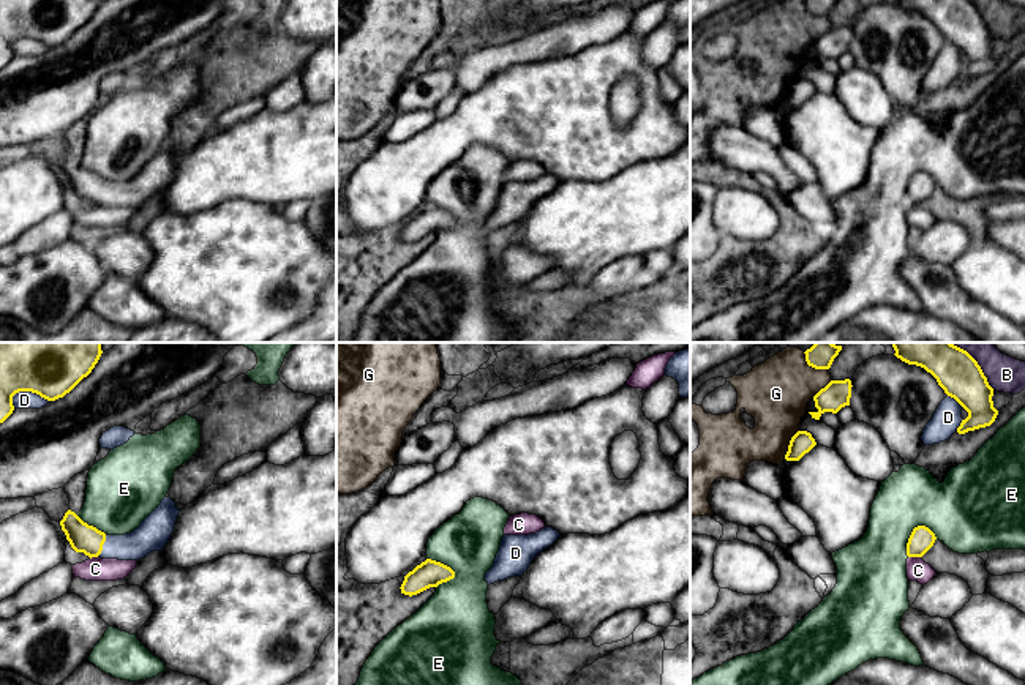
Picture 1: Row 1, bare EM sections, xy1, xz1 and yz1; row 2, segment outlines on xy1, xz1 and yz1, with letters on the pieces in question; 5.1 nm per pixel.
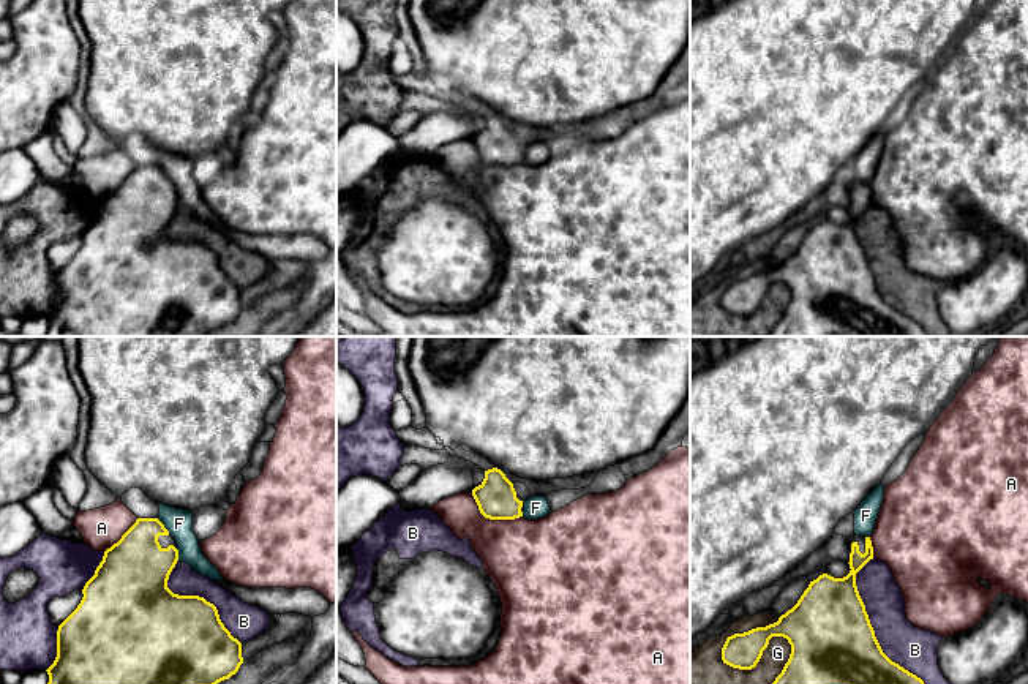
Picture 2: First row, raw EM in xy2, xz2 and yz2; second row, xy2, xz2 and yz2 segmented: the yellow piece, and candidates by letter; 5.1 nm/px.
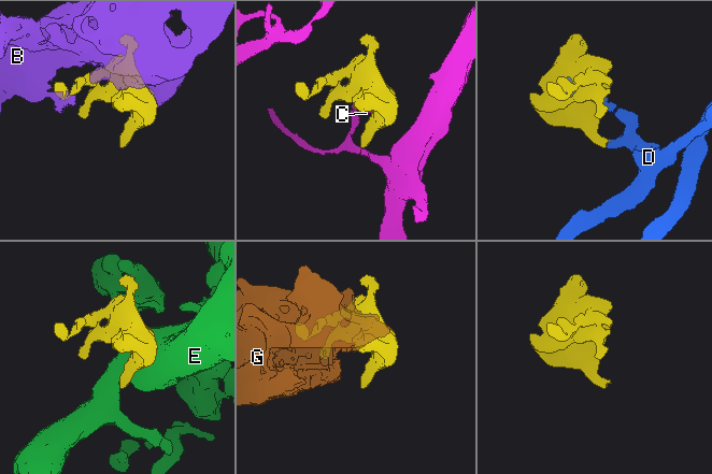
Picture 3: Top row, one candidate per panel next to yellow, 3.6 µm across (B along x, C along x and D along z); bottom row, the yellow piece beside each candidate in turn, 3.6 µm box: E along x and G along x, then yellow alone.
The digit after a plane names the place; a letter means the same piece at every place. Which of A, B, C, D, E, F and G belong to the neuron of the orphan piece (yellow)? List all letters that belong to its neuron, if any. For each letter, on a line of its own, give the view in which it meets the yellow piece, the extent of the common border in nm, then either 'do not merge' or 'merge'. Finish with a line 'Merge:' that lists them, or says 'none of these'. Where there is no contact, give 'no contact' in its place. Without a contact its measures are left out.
A: contact in xz2; length 300 nm; do not merge
B: contact in yz2; length 700 nm; do not merge
C: contact in yz1; length 70 nm; do not merge
D: contact in xy1; length 190 nm; merge
E: contact in yz1; length 190 nm; do not merge
F: contact in xy2; length 100 nm; do not merge
G: contact in yz2; length 380 nm; do not merge
Merge: D

